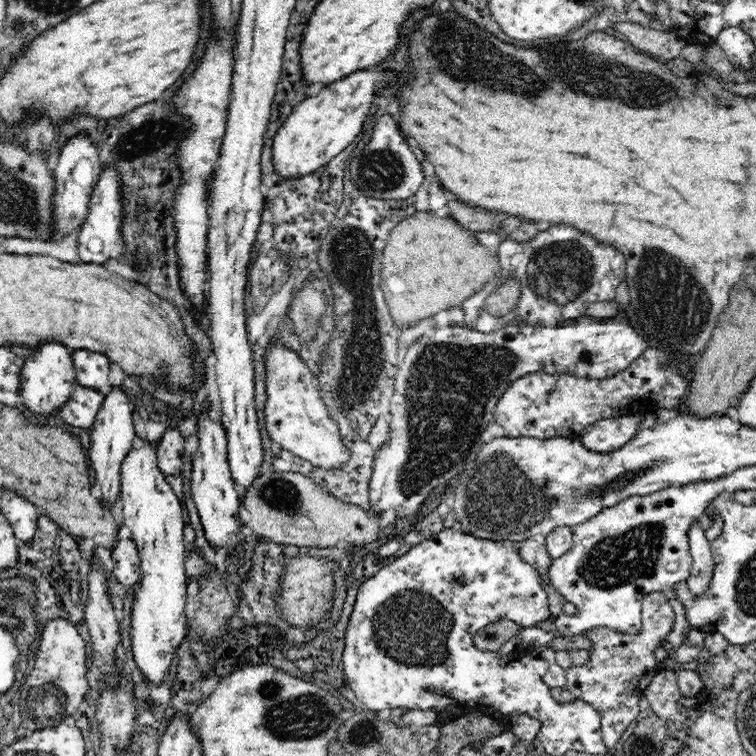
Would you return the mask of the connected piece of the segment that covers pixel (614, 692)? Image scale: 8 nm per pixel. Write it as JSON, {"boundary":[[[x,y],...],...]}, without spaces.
{"boundary":[[[654,591],[644,596],[641,604],[641,621],[641,632],[635,635],[624,634],[606,627],[581,632],[581,635],[587,636],[592,643],[591,649],[589,649],[588,662],[582,666],[571,666],[566,669],[567,681],[564,687],[574,695],[574,698],[585,700],[600,713],[602,719],[601,732],[607,749],[614,749],[630,724],[638,718],[639,714],[644,714],[640,710],[640,698],[644,695],[644,690],[648,688],[648,684],[652,682],[654,676],[663,668],[661,662],[654,657],[654,650],[661,645],[660,642],[665,640],[674,624],[674,611],[672,611],[672,607],[670,607],[663,592]]]}

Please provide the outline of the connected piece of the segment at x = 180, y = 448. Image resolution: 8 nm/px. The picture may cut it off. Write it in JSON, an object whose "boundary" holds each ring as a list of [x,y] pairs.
{"boundary":[[[166,429],[157,441],[157,461],[164,474],[180,474],[185,461],[184,442],[186,438],[178,429]]]}

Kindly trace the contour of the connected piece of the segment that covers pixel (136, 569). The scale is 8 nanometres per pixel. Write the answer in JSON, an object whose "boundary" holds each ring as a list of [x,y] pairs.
{"boundary":[[[122,524],[118,530],[119,540],[111,552],[113,570],[116,580],[127,588],[136,584],[143,577],[140,566],[139,552],[132,539],[129,528]]]}

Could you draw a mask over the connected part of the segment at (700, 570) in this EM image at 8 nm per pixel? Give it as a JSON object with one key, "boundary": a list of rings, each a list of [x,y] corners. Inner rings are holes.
{"boundary":[[[702,521],[692,524],[688,533],[689,548],[693,565],[687,578],[688,588],[694,596],[703,595],[710,586],[714,574],[714,561],[711,542],[704,533],[705,525]]]}

